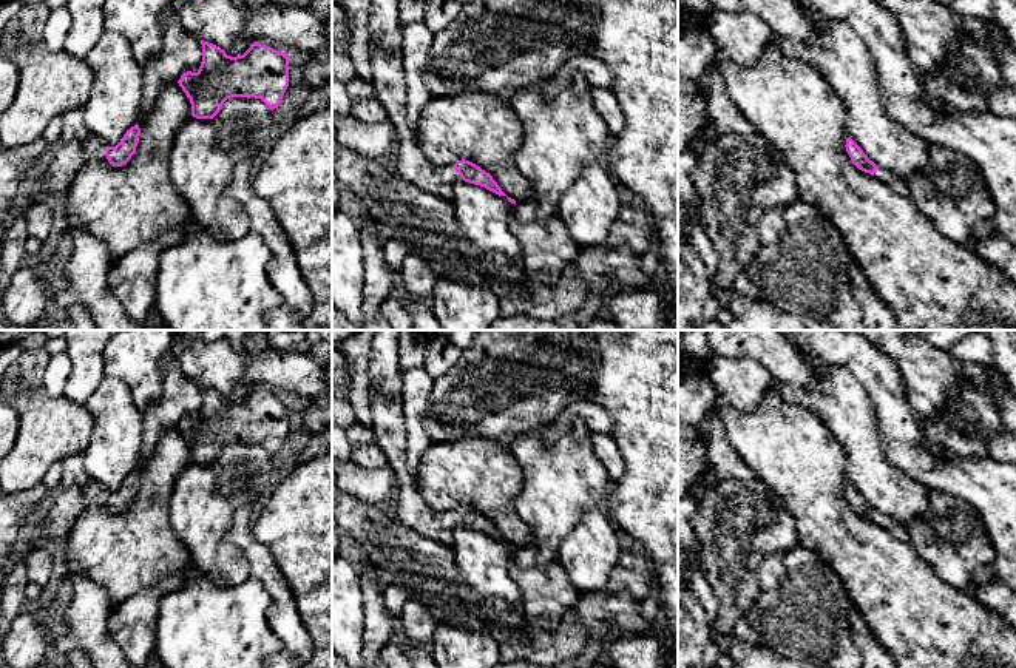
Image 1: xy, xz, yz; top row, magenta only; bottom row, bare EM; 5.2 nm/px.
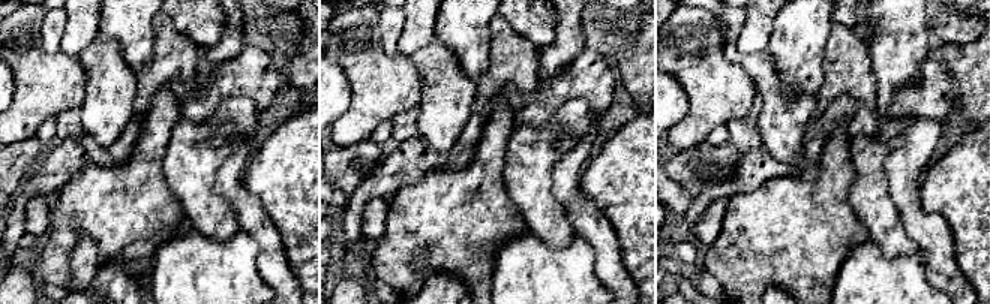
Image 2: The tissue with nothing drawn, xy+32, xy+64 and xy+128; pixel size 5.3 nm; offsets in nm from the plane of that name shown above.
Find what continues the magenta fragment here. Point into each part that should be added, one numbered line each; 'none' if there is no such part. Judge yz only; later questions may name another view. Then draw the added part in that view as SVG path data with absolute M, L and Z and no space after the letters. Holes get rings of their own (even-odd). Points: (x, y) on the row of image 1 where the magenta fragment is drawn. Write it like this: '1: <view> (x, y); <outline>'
1: yz (885, 176); M879 168L874 173L874 177L883 184L886 184L891 190L897 191L899 194L906 194L908 196L908 187L903 180L896 177L891 171Z

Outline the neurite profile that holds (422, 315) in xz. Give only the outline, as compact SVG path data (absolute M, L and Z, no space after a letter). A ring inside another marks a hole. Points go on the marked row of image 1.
M401 290L398 296L412 318L411 330L442 330L429 301L412 298Z

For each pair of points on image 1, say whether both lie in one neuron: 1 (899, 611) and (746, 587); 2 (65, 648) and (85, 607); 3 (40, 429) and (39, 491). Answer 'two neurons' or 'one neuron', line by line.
1: two neurons
2: one neuron
3: two neurons

